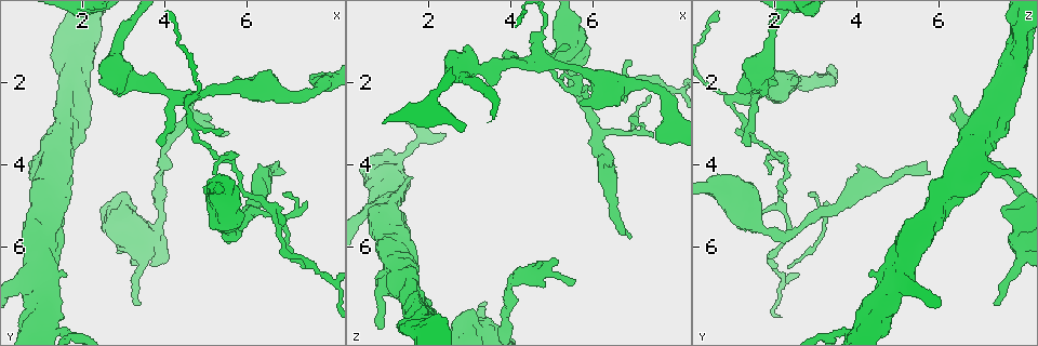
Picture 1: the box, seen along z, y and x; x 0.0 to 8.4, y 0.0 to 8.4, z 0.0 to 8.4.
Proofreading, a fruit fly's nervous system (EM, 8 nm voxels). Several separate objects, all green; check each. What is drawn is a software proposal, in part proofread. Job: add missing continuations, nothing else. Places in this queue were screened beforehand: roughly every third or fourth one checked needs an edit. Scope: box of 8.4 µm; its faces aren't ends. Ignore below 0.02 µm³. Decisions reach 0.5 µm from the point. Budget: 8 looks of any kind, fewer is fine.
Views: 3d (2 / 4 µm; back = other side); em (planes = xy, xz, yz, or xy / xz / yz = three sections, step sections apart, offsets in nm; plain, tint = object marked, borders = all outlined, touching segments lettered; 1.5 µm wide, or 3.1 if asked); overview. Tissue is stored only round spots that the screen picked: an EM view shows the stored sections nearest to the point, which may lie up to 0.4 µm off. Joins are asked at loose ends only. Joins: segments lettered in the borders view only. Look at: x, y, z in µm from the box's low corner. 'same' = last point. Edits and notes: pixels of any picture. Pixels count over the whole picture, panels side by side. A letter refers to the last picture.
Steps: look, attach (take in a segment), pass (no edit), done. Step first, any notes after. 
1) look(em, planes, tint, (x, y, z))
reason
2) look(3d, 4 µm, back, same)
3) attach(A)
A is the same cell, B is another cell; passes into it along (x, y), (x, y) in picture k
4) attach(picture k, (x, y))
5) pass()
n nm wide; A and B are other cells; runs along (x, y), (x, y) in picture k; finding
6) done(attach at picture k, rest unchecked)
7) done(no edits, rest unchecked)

look(em, planes, tint, (7.45, 4.95, 3.25))

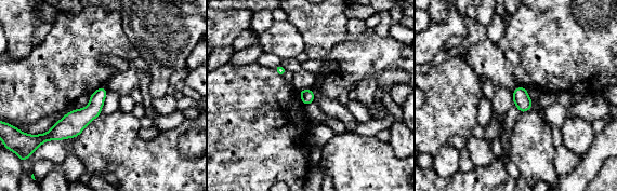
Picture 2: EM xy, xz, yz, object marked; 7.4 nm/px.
look(em, planes, borders, same)
see the neighbours

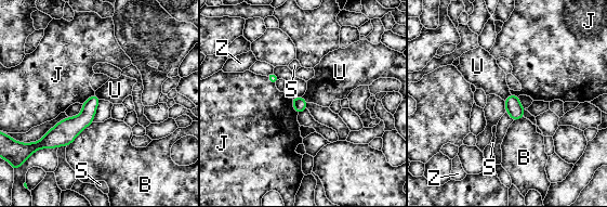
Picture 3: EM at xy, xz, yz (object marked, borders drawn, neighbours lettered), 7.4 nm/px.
pass()
B, J, S, U and Z are other cells; border along (511, 94), (504, 101) in picture 3; no lettered segment goes on from it

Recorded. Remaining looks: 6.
look(3d, 2 µm, (6.85, 4.20, 5.80))
tapers out

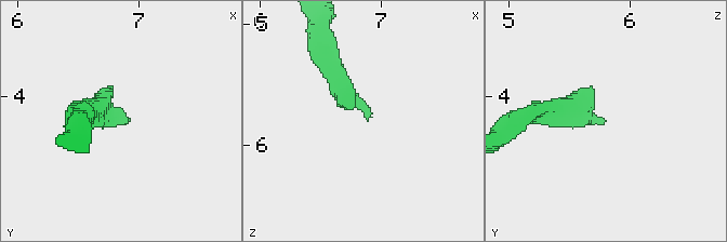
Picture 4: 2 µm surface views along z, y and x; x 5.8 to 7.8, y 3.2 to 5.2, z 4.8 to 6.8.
look(em, xz, step 8, borders, (6.90, 4.20, 5.78))

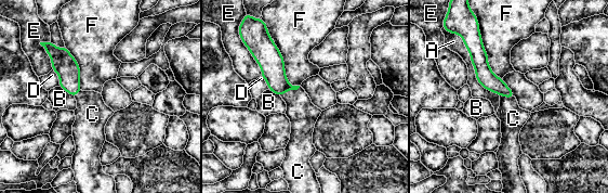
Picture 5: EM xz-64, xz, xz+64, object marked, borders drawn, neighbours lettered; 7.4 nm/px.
look(em, planes, borders, same)

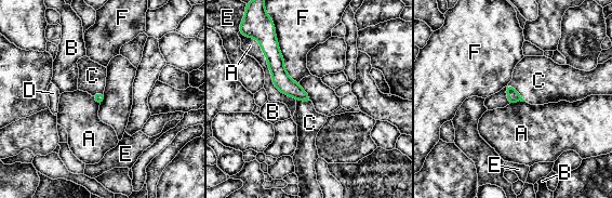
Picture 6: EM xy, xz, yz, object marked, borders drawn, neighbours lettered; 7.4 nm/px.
attach(C)
C is the same cell, A, B, D, E and F are other cells; passes into it along (513, 96), (517, 92), (539, 80) in picture 6; the neuron continues

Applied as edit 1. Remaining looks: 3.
look(overview)

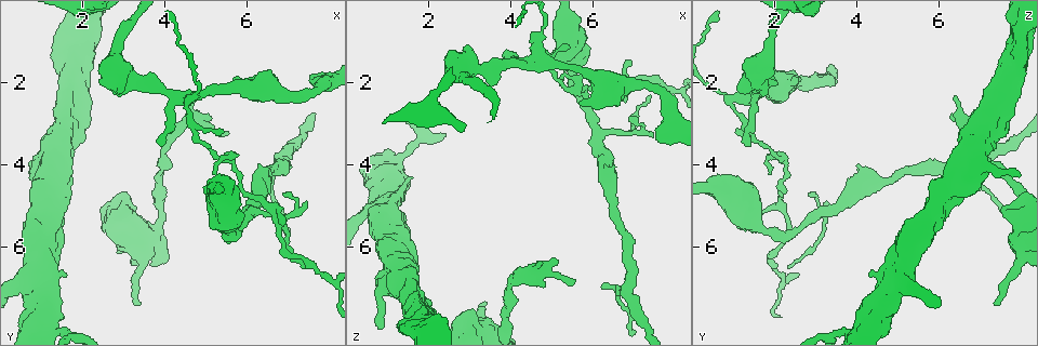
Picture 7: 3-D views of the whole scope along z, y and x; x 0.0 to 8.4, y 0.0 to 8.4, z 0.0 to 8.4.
look(3d, 2 µm, (3.35, 7.40, 7.35))
free end

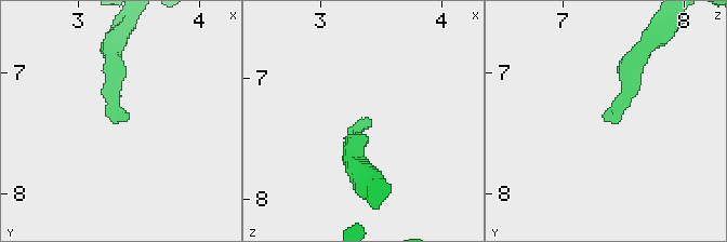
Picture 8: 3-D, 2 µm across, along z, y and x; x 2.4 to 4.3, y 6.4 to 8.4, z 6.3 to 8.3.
look(em, planes, borders, (3.38, 7.40, 7.38))

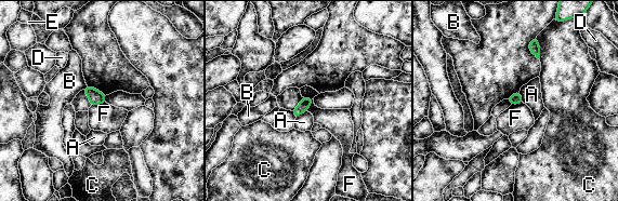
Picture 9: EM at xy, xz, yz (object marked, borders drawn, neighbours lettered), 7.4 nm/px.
pass()
A, B, C, D, E and F are other cells; border along (105, 102), (91, 106) in picture 9; no lettered segment goes on from it

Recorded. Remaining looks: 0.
done(attach at picture 6, rest unchecked)

